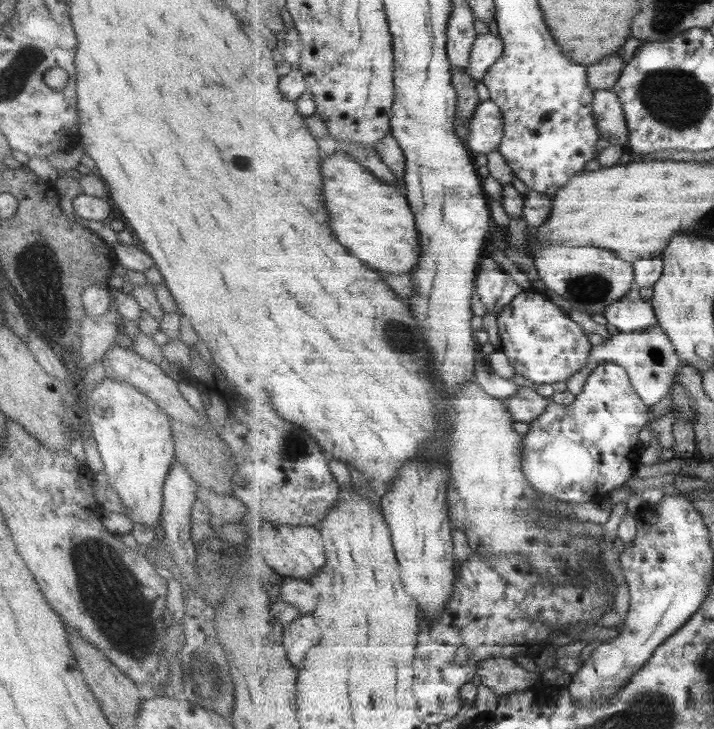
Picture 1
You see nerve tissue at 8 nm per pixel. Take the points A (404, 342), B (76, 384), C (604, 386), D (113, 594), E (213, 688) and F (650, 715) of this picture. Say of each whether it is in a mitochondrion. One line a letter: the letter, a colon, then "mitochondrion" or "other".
A: mitochondrion
B: other
C: other
D: mitochondrion
E: mitochondrion
F: mitochondrion

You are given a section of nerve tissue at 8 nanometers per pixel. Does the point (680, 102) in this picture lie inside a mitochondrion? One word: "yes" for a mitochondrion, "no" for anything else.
yes

